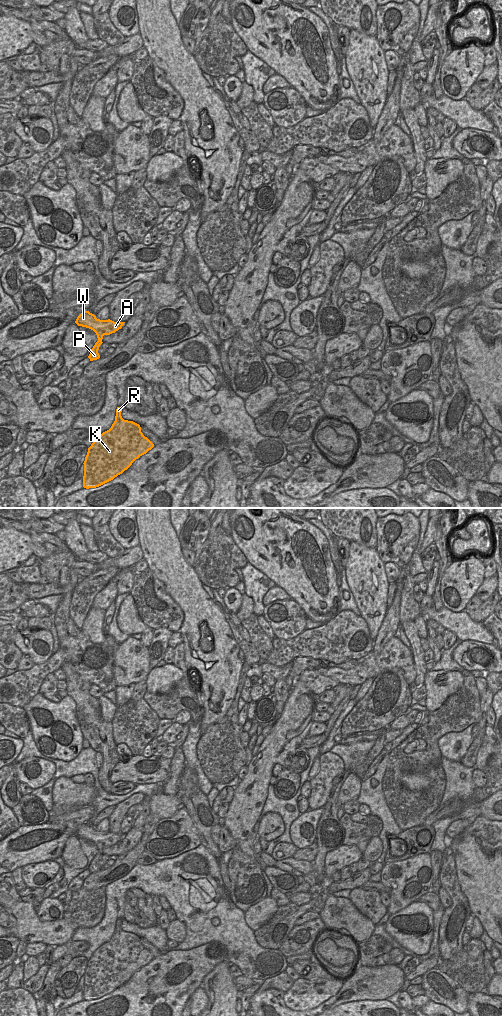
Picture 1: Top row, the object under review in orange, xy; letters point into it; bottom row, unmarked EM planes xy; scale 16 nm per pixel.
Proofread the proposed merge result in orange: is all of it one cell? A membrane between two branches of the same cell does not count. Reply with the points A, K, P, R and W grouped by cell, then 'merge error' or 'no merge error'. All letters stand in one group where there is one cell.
A K P R W; no merge error

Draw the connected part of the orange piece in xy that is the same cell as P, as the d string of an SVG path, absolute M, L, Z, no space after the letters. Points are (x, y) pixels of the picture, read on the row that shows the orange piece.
M84 311L77 317L75 323L78 326L86 327L93 330L97 335L98 341L91 349L90 354L88 356L90 361L93 361L100 358L98 350L100 345L103 343L103 336L115 333L122 328L125 322L114 322L110 319L100 320L97 319L96 316L89 311Z

